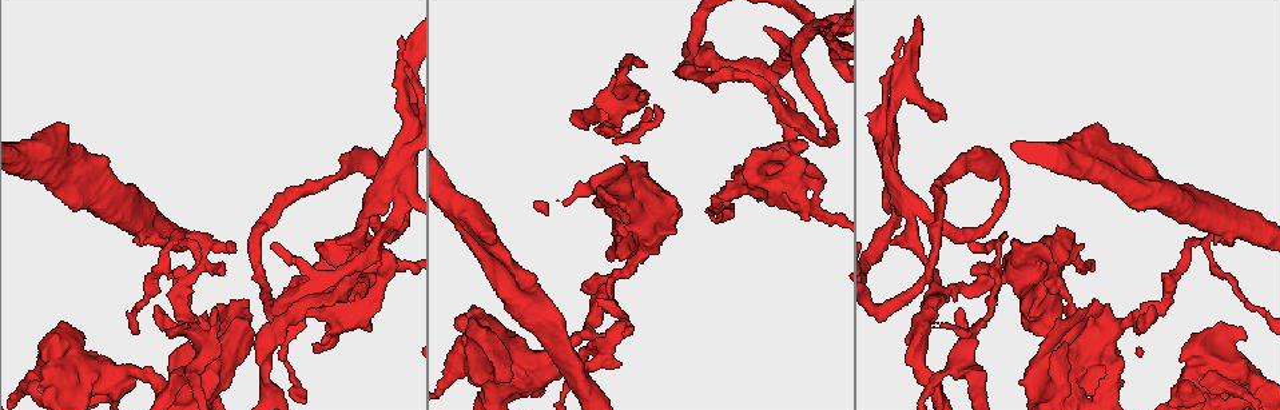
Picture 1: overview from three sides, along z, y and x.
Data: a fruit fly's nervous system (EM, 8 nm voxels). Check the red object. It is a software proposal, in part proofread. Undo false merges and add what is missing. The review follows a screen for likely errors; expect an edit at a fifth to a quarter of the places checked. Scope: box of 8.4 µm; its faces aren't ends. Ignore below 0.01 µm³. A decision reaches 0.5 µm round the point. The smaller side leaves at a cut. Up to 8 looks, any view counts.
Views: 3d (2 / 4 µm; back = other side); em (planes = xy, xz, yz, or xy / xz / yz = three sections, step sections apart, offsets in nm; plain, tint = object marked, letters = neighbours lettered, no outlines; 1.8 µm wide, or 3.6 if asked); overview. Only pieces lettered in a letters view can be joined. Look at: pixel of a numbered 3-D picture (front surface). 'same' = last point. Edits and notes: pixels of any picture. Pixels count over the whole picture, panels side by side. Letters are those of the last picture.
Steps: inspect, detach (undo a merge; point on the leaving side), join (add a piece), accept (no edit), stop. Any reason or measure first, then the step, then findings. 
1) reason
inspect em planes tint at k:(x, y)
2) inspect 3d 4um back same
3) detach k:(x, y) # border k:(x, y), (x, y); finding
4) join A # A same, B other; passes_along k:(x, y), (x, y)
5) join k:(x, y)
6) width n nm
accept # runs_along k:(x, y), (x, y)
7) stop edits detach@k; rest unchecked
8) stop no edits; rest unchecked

tapers out
inspect em xy step 4 tint at 1:(968, 244)

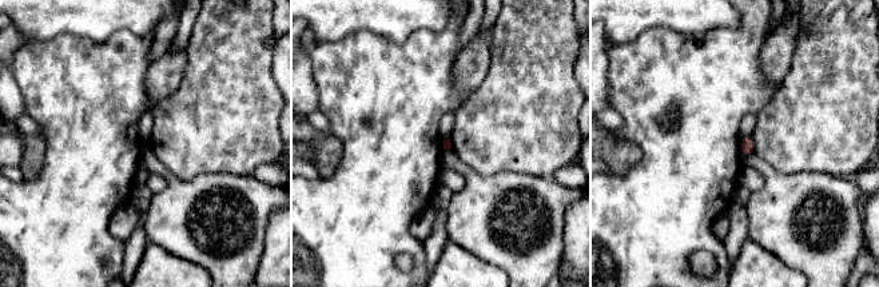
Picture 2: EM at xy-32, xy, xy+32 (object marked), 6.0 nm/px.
cut it another way
inspect em planes letters same

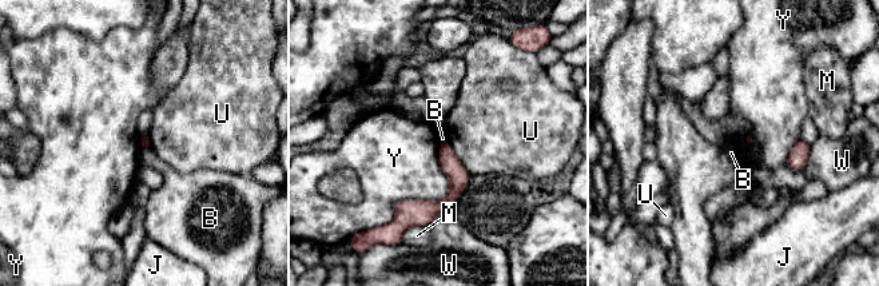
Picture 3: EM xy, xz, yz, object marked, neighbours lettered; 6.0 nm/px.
accept # B other, J other, M other, U other, W other, Y other; border 3:(441, 140), (449, 191), (389, 222); none of them fits

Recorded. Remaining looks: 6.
four arms meet
inspect 3d 4um at 1:(363, 213)

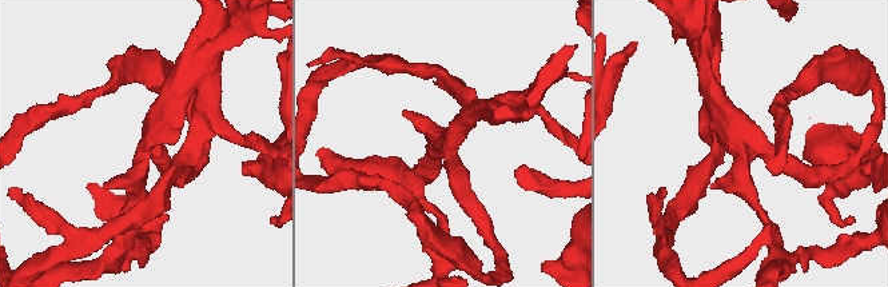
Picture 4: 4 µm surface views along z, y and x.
arms 4
inspect em planes letters at 4:(447, 138)

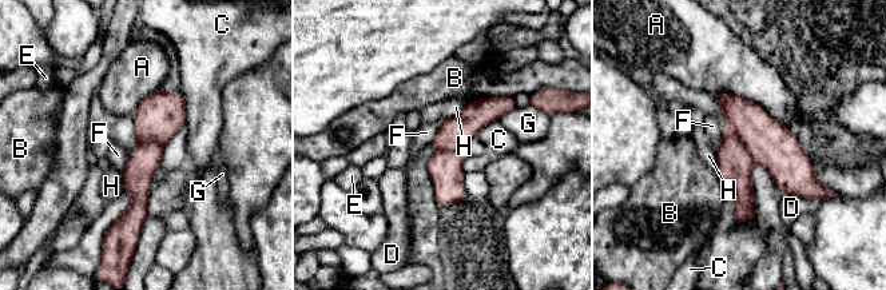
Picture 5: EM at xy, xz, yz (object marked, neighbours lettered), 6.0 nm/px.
width 220 nm
accept # A other, B other, C other, D other, E other, F other, G other, H other; border 5:(442, 122), (430, 143); one neuron here

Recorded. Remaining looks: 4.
three-way junction
inspect em planes letters at 1:(624, 276)

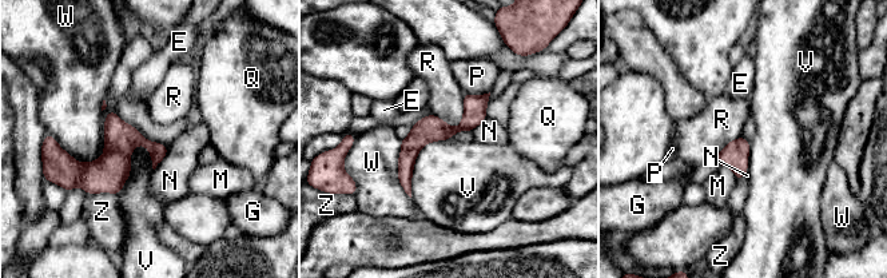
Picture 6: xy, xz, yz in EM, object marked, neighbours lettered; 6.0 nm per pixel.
width 160 nm
accept # E other, G other, M other, N other, P other, Q other, R other, V other, W other, Z other; border 6:(142, 143), (116, 194); one neuron here

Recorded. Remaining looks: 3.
stop no edits; rest unchecked

